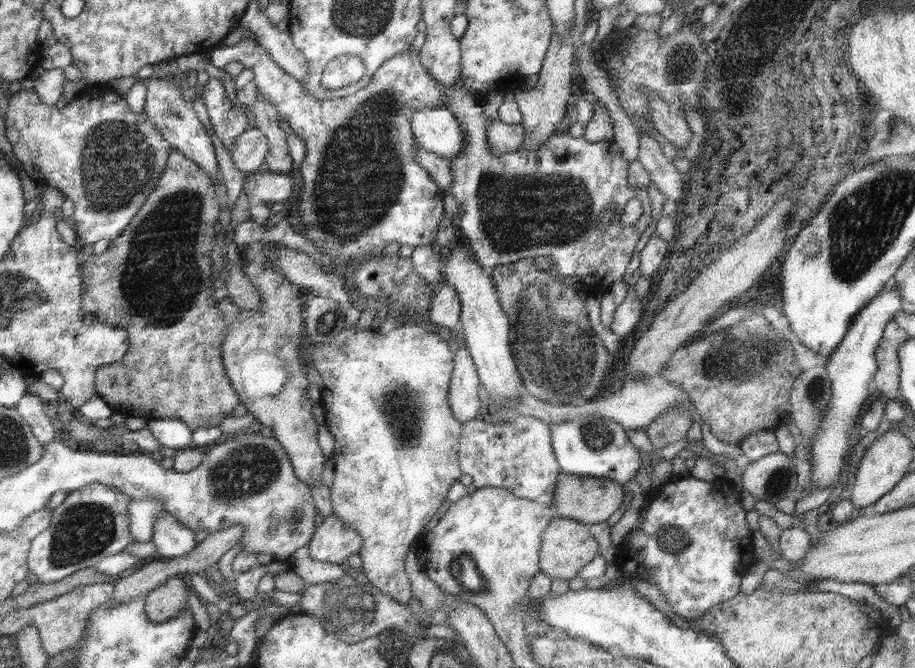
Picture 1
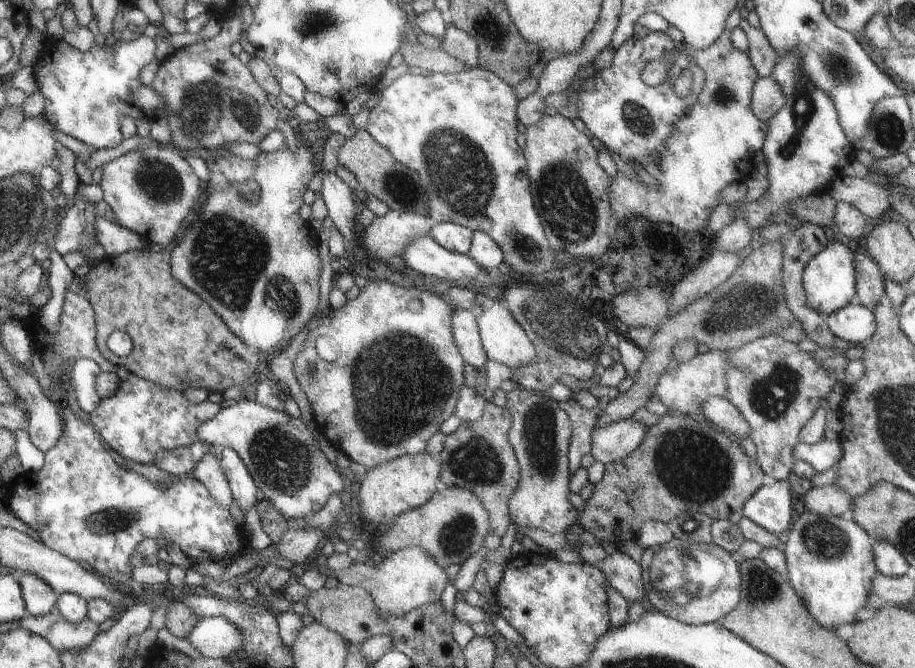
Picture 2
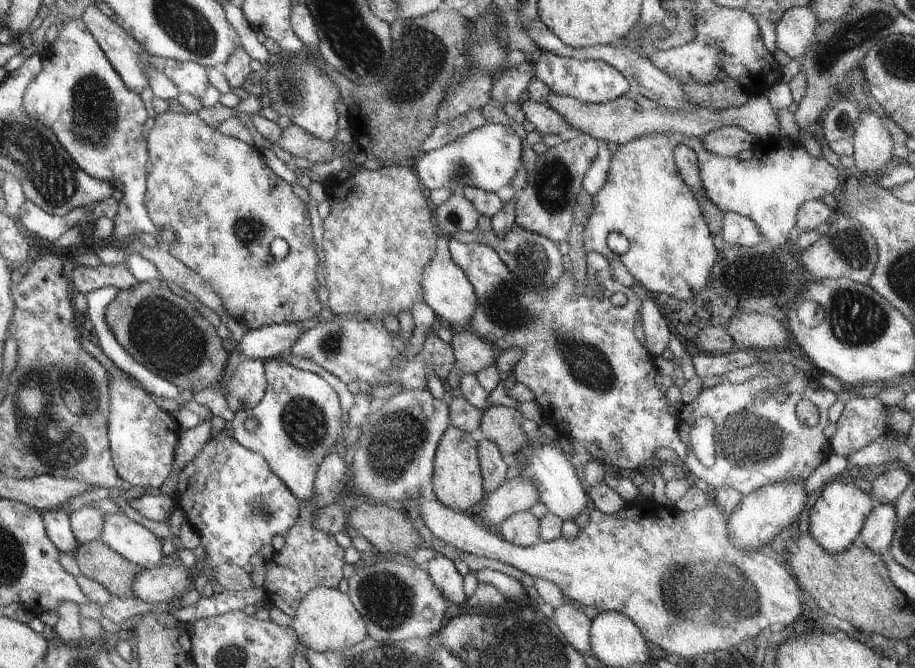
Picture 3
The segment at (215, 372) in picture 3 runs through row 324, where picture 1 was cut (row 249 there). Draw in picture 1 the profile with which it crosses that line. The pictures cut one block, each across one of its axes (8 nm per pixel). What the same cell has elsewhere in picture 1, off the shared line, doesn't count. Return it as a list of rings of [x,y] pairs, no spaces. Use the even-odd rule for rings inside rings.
[[[171,150],[157,186],[145,198],[135,218],[115,240],[111,240],[103,254],[85,260],[81,268],[83,314],[95,316],[99,324],[125,330],[129,342],[119,362],[99,366],[95,372],[95,392],[111,406],[113,414],[145,420],[175,418],[195,432],[197,428],[219,426],[239,404],[221,364],[221,340],[227,336],[229,324],[223,322],[223,314],[215,308],[217,304],[207,302],[207,296],[211,296],[211,282],[217,278],[211,272],[209,256],[217,236],[213,224],[219,220],[219,214],[221,204],[211,176]]]

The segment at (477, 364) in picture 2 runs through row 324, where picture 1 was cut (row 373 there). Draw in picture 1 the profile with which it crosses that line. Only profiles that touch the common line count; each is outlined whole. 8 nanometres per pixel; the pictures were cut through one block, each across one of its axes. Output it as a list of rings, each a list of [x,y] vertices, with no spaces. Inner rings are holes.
[[[463,342],[457,346],[457,352],[453,356],[453,372],[451,372],[451,382],[449,382],[449,408],[453,418],[459,422],[469,422],[475,418],[481,402],[479,402],[479,378],[477,370],[473,366],[473,360],[469,356],[467,346]]]

